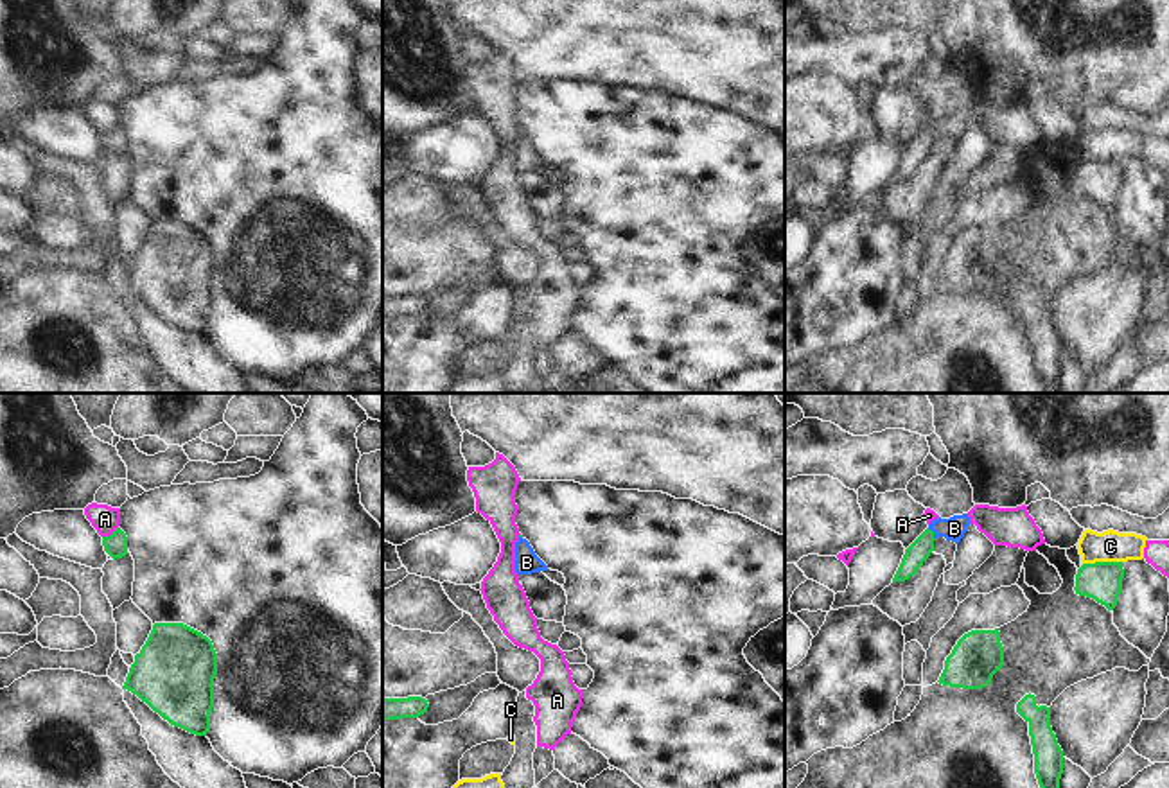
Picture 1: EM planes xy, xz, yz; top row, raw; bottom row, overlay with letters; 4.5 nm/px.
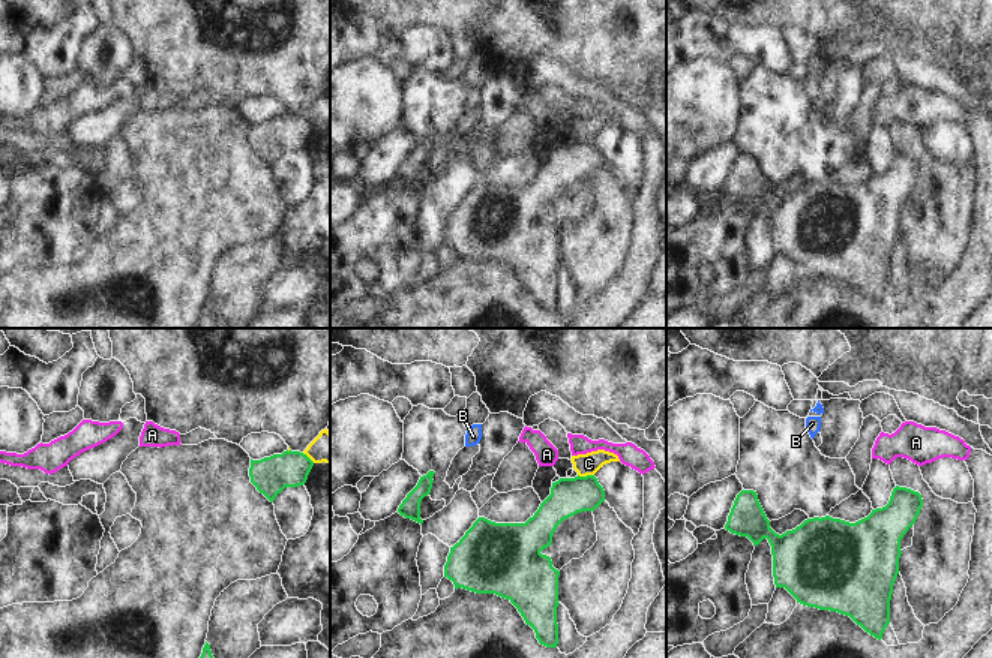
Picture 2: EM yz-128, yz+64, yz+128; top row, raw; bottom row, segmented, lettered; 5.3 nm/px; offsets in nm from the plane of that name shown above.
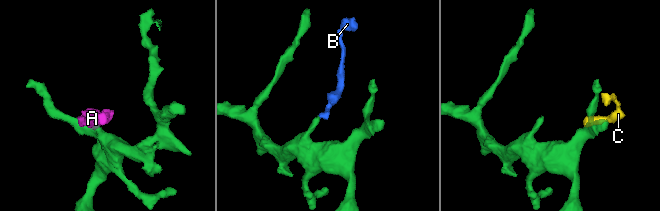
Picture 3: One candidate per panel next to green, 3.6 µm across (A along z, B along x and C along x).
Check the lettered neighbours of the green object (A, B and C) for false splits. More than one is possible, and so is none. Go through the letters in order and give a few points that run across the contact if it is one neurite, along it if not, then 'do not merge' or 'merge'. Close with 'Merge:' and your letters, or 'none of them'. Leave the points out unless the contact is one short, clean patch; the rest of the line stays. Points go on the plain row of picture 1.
A: do not merge
B: yz (918, 149), (932, 131), (954, 126) | merge
C: yz (1121, 158), (1096, 158), (1081, 164) | do not merge
Merge: B

